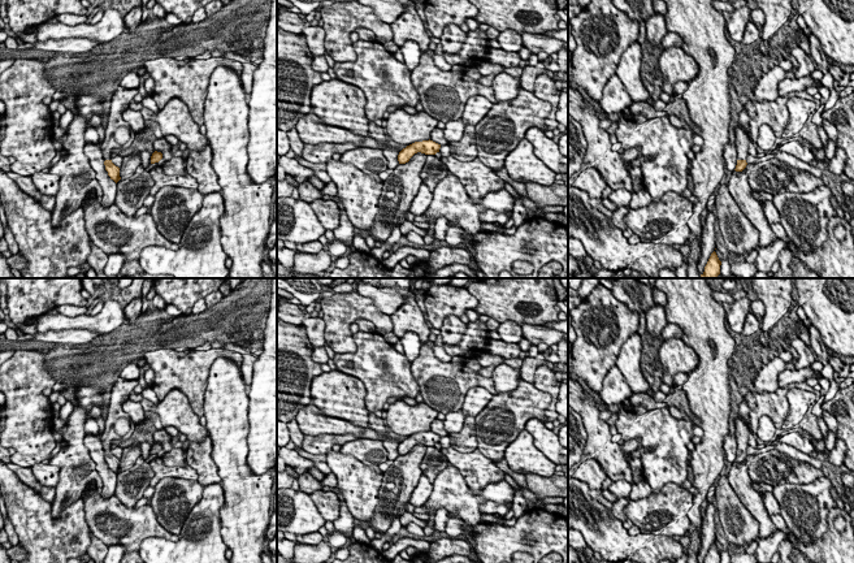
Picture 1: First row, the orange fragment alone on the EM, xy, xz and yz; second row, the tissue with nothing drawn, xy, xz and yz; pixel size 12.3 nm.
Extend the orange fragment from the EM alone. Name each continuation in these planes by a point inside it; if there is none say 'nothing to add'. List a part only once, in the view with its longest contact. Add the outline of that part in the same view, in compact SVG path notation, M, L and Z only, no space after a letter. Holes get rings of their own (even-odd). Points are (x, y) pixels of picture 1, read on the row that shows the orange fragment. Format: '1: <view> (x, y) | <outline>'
1: yz (742, 139) | M737 124L737 126L736 126L736 143L734 143L737 152L738 152L737 160L746 160L746 157L749 155L749 142L750 142L749 135L744 130L744 127L741 127Z

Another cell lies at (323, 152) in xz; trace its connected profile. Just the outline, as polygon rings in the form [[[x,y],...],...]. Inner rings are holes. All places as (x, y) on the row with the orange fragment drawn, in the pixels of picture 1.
[[[320,143],[316,146],[304,144],[302,157],[309,163],[324,163],[326,165],[329,160],[333,159],[334,153],[342,155],[352,148],[356,148],[354,143]]]

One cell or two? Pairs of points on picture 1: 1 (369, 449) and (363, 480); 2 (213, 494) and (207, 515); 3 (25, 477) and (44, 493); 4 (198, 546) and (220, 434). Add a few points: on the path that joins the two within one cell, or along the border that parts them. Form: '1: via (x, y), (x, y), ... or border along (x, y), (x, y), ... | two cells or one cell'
1: border along (341, 450), (365, 464), (377, 466) | two cells
2: via (212, 499), (207, 510) | one cell
3: via (30, 480), (39, 488) | one cell
4: border along (221, 484), (224, 503), (220, 516) | two cells

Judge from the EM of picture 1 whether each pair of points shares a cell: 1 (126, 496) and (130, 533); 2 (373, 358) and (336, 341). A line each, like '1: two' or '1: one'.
1: two
2: two

